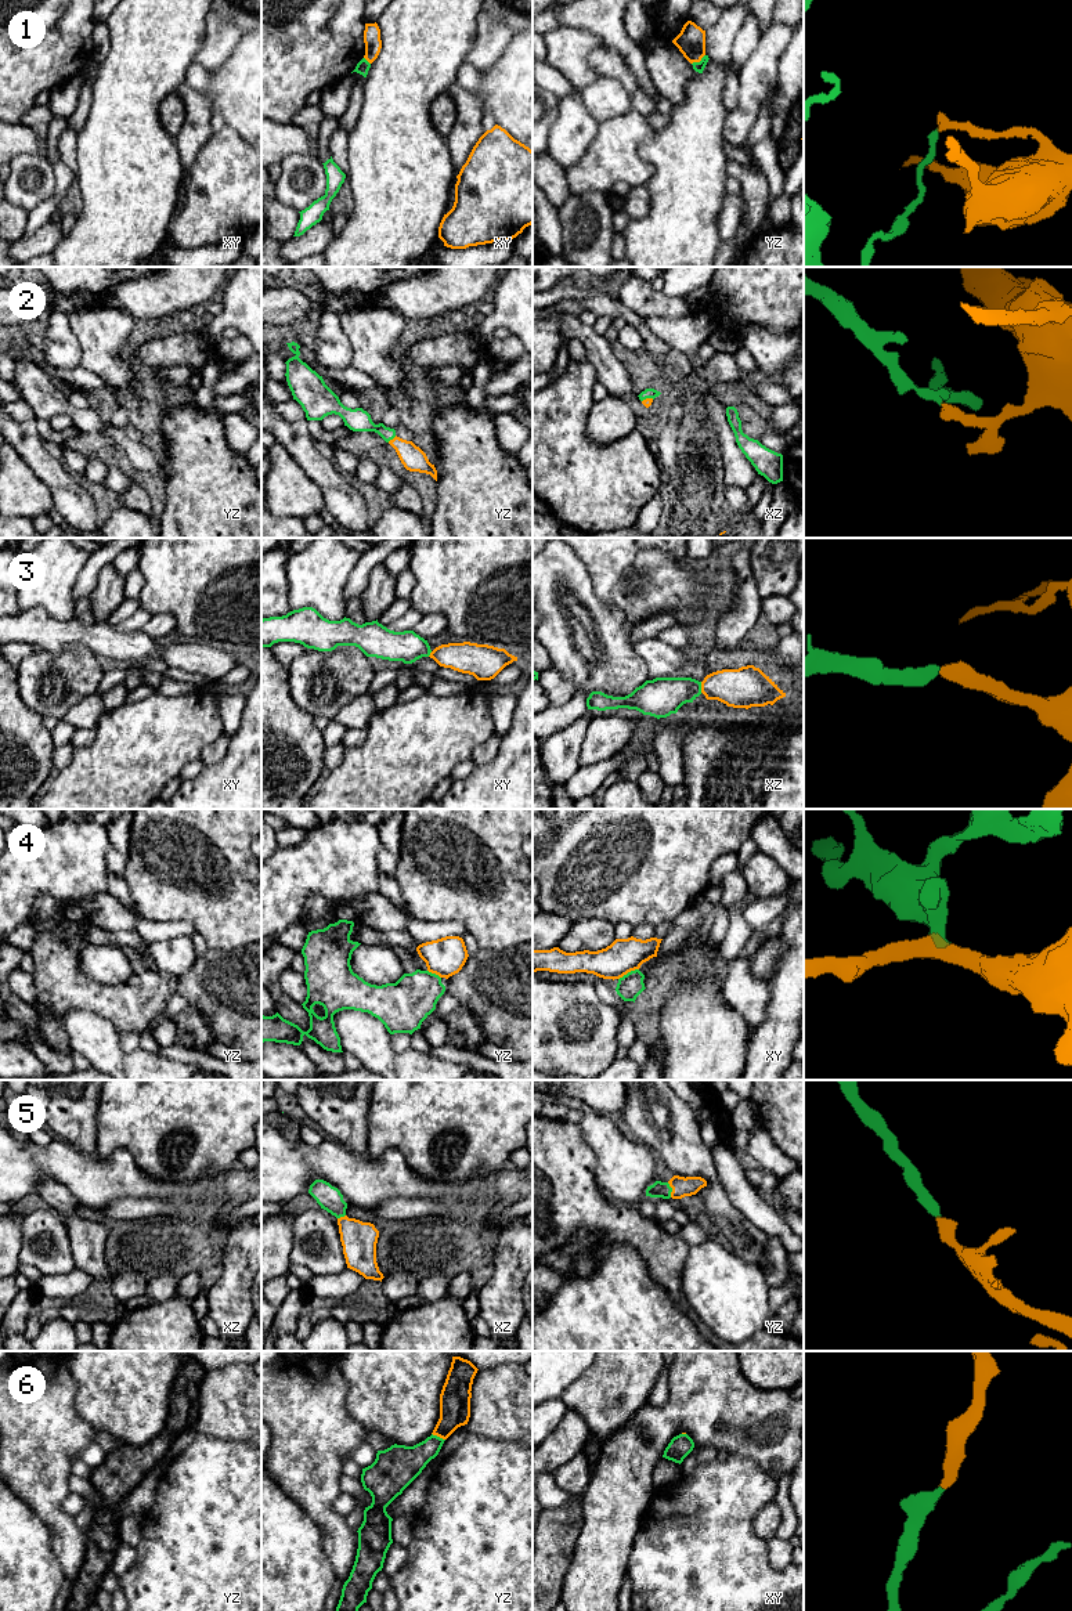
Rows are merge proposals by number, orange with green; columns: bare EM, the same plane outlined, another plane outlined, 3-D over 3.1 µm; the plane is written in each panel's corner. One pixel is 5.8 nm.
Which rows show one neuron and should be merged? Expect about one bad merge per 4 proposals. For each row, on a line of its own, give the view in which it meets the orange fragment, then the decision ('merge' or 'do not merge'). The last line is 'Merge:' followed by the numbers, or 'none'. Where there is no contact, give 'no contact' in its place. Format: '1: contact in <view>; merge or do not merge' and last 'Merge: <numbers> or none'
1: contact in yz; do not merge
2: contact in yz; merge
3: contact in xz; merge
4: contact in xy; do not merge
5: contact in yz; merge
6: contact in yz; merge
Merge: 2, 3, 5, 6

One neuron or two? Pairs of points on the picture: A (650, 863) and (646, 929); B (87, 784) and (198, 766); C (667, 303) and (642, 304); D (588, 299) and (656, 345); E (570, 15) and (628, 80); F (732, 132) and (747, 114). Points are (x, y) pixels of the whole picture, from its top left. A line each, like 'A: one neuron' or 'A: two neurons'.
A: two neurons
B: two neurons
C: one neuron
D: one neuron
E: two neurons
F: one neuron

